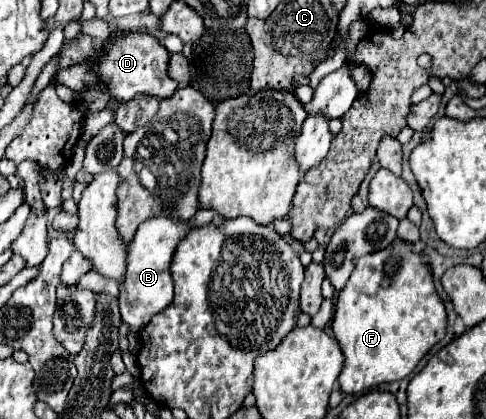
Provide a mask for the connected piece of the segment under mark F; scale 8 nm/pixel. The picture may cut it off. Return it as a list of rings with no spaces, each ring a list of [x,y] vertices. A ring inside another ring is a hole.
[[[398,240],[384,250],[366,254],[358,260],[344,290],[338,292],[330,328],[344,354],[344,368],[338,376],[340,392],[362,394],[378,384],[406,378],[422,360],[422,356],[444,338],[446,310],[440,296],[434,290],[432,274],[428,266],[422,262],[422,256],[412,252],[412,246],[408,242]]]

